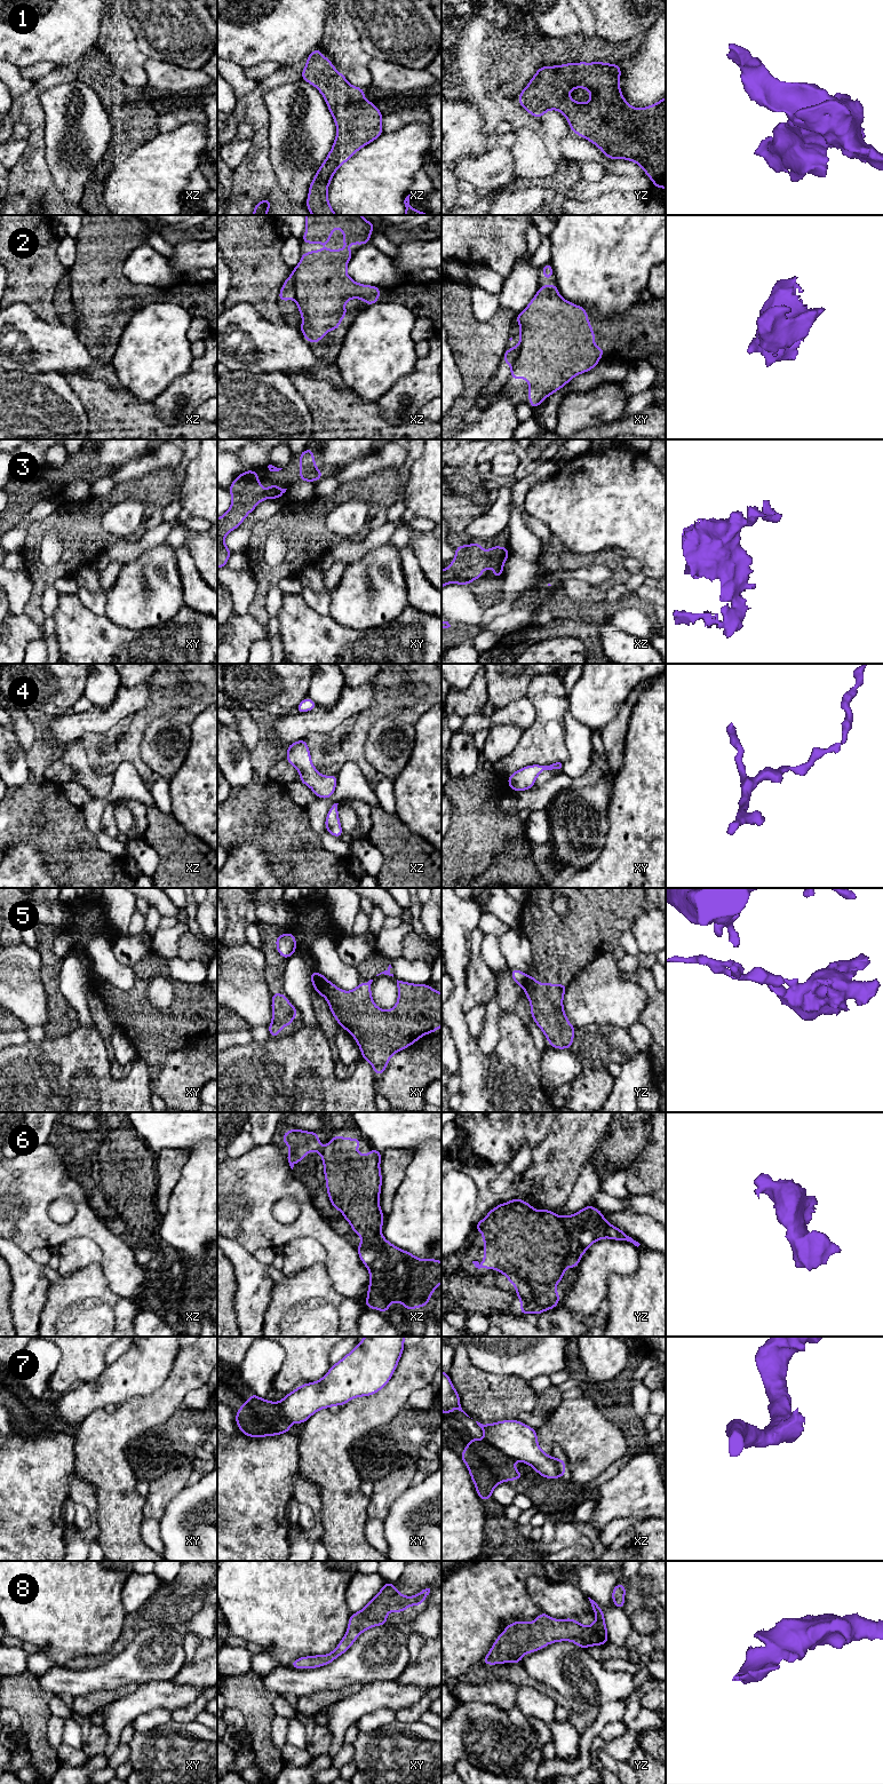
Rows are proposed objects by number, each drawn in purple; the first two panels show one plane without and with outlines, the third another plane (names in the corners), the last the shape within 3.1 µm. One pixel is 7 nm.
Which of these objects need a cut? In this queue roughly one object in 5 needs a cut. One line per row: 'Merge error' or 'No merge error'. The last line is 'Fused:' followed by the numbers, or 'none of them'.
1: No merge error
2: Merge error
3: No merge error
4: No merge error
5: Merge error
6: No merge error
7: Merge error
8: No merge error
Fused: 2, 5, 7

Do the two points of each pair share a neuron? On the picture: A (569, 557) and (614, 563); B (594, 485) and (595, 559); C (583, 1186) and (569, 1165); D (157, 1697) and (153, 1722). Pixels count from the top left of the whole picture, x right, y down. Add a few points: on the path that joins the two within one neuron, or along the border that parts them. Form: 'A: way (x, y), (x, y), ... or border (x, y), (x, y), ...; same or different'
A: way (580, 559), (603, 559); same
B: border (602, 549), (587, 555); different
C: border (589, 1156), (565, 1202); different
D: border (172, 1711), (164, 1709), (150, 1710), (132, 1721); different

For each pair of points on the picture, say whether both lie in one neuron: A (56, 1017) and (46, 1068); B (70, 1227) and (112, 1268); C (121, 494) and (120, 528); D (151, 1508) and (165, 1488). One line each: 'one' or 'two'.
A: two
B: one
C: two
D: one

